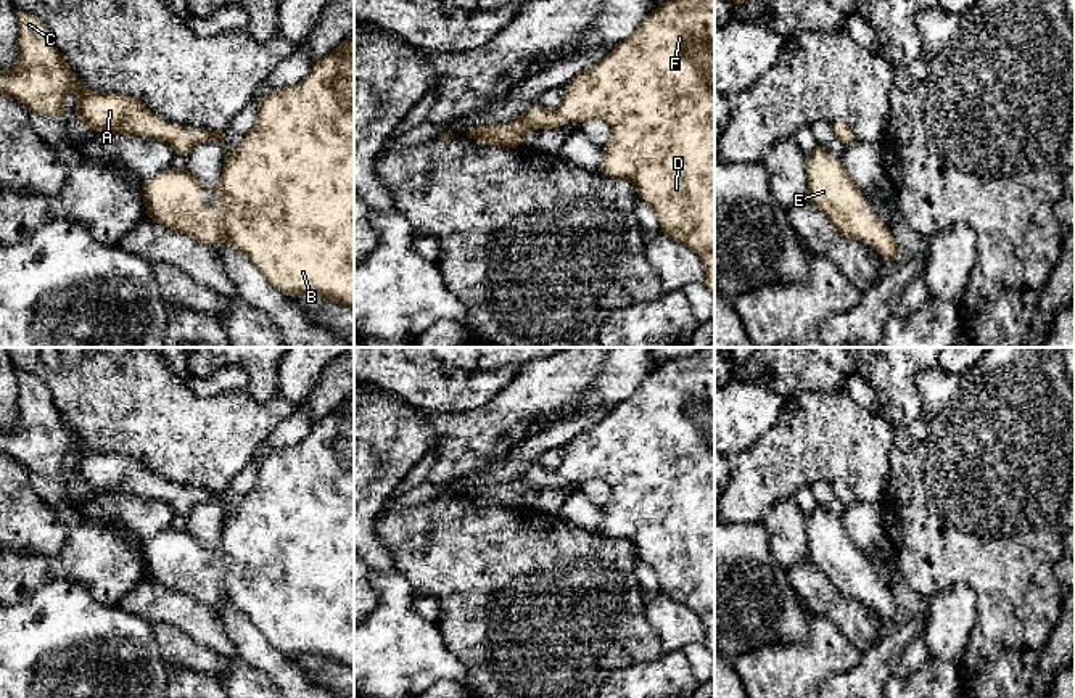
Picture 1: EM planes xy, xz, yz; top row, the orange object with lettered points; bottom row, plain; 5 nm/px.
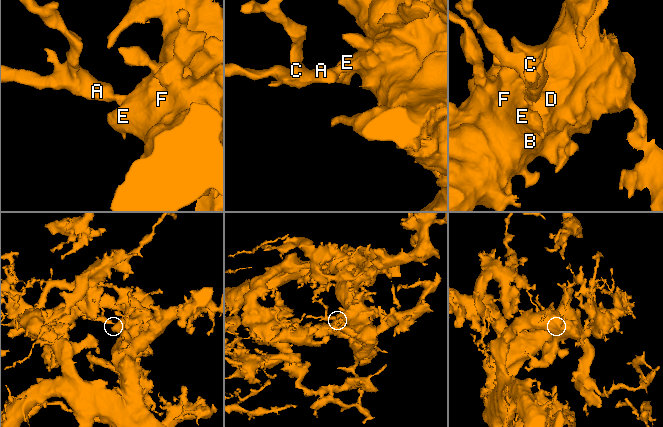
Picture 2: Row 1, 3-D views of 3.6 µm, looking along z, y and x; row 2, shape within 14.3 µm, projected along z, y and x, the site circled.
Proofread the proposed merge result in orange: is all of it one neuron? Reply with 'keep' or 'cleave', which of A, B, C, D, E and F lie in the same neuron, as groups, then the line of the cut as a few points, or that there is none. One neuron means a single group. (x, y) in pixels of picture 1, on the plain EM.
keep; A B C D E F; no cut

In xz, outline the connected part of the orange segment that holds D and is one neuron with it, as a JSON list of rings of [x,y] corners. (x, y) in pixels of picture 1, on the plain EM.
[[[715,347],[661,362],[628,399],[565,445],[557,470],[549,471],[534,462],[520,478],[499,486],[470,487],[462,495],[500,508],[517,508],[523,505],[526,491],[558,489],[565,482],[591,479],[600,479],[612,489],[608,502],[602,505],[599,534],[636,545],[637,558],[657,573],[660,592],[700,618],[703,645],[715,655]]]

